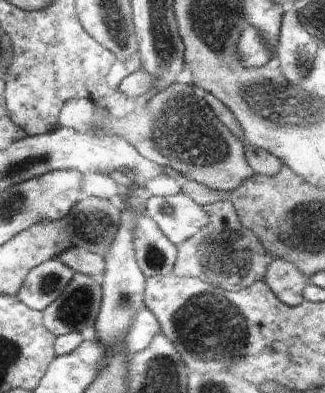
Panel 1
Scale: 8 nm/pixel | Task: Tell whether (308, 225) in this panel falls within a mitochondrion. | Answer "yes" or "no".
yes

